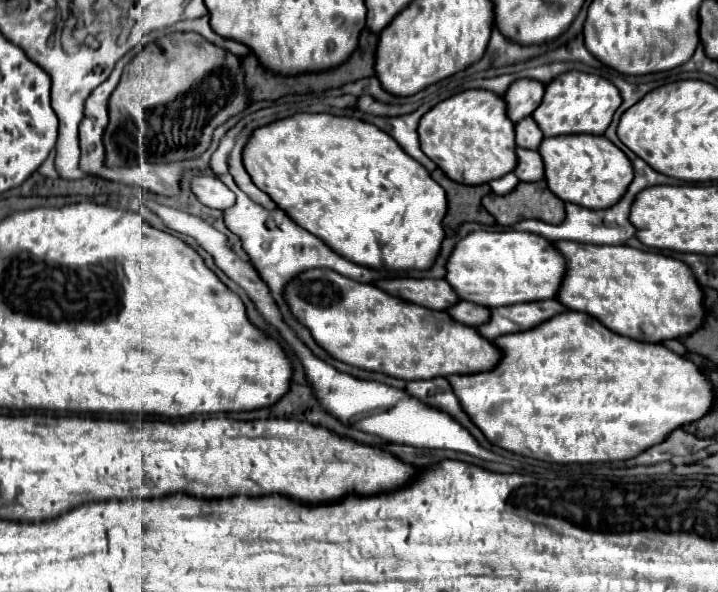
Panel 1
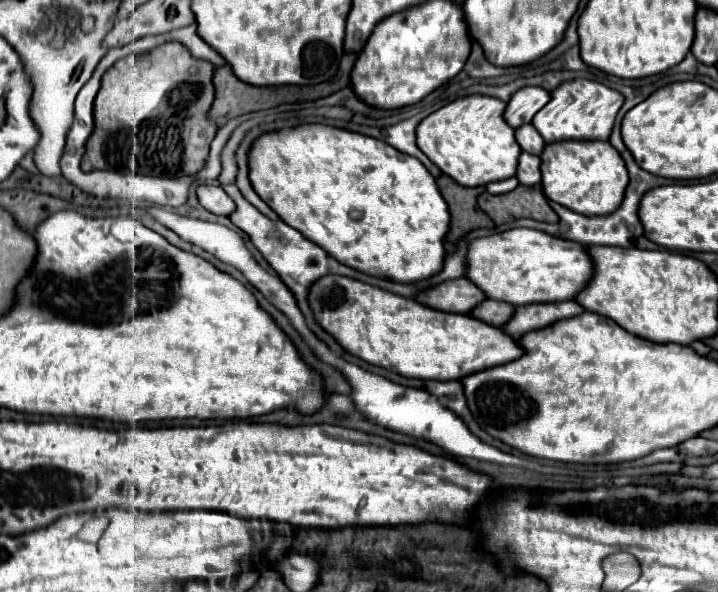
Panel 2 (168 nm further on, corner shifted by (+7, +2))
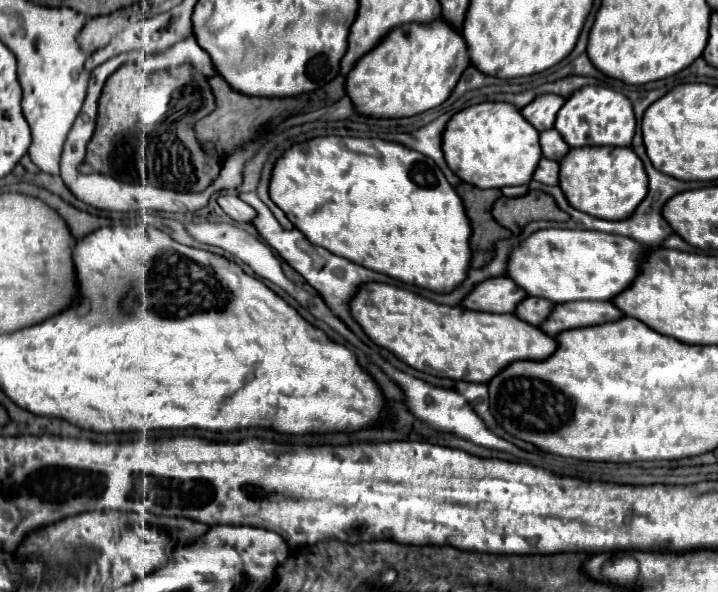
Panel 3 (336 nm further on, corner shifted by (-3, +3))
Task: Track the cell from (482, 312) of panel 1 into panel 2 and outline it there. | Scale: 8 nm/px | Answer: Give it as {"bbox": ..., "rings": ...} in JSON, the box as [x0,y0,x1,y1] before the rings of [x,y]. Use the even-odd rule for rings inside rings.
{"bbox":[472,299,516,327],"rings":[[[486,299],[484,303],[480,303],[472,311],[472,315],[478,317],[480,321],[484,321],[484,323],[490,323],[494,327],[502,327],[510,319],[510,315],[514,315],[514,309],[516,309],[514,305],[506,305],[506,303],[500,303],[500,301],[488,301]]]}

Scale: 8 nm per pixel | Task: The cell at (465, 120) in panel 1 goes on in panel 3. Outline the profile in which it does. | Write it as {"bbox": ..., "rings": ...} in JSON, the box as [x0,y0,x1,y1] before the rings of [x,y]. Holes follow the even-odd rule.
{"bbox":[442,102,542,188],"rings":[[[482,102],[456,112],[444,128],[442,152],[448,168],[458,178],[478,188],[528,184],[542,156],[538,130],[534,130],[520,110],[508,102]]]}

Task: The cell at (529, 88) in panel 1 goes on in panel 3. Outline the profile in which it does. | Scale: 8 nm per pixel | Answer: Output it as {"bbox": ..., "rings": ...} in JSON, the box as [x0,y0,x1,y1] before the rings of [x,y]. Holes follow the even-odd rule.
{"bbox":[520,94,564,132],"rings":[[[540,94],[530,104],[526,104],[520,112],[538,132],[542,132],[542,130],[548,130],[548,128],[554,126],[556,112],[560,110],[562,104],[564,104],[562,96]]]}

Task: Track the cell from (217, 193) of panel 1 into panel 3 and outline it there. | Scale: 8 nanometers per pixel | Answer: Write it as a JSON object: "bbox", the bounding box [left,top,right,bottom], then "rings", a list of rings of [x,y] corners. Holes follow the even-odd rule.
{"bbox":[218,194,256,222],"rings":[[[220,194],[218,204],[236,222],[252,222],[252,218],[256,216],[256,210],[234,194]]]}

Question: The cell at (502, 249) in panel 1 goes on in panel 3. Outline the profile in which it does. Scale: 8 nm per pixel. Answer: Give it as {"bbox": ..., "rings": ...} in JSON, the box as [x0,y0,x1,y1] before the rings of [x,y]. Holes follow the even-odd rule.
{"bbox":[506,228,648,304],"rings":[[[548,228],[530,234],[518,246],[514,246],[508,254],[506,262],[506,276],[516,282],[528,296],[546,298],[554,304],[558,302],[572,302],[579,300],[609,301],[612,296],[620,294],[638,274],[638,262],[648,248],[628,240],[624,236],[614,236],[606,232],[592,232],[592,230],[568,230],[568,228]]]}

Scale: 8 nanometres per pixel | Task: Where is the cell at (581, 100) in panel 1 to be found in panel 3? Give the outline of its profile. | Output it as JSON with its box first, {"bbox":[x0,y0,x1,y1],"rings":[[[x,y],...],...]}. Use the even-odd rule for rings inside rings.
{"bbox":[554,86,636,148],"rings":[[[584,86],[576,90],[566,104],[558,110],[554,128],[562,134],[564,142],[570,148],[580,146],[630,146],[636,118],[632,112],[630,100],[612,88],[606,86]]]}

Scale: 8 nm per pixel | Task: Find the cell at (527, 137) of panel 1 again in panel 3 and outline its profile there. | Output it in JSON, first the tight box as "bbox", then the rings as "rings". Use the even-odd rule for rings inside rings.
{"bbox":[540,128,570,160],"rings":[[[554,128],[540,132],[540,148],[542,154],[550,160],[560,160],[570,150],[570,146],[562,140],[562,136]]]}

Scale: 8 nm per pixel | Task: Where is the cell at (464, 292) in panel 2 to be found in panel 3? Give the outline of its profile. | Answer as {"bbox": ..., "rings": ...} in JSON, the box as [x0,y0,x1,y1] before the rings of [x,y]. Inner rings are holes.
{"bbox":[460,276,524,314],"rings":[[[506,276],[500,278],[488,278],[472,288],[472,292],[460,302],[462,308],[478,310],[478,312],[494,312],[494,314],[506,314],[514,312],[516,304],[524,300],[524,292],[512,284]]]}

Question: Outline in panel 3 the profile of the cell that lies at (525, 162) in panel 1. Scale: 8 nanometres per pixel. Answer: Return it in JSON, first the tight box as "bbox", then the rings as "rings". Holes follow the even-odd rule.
{"bbox":[534,158,558,184],"rings":[[[540,158],[538,168],[534,172],[534,180],[540,184],[558,184],[558,162],[556,160],[548,160],[548,158]]]}

